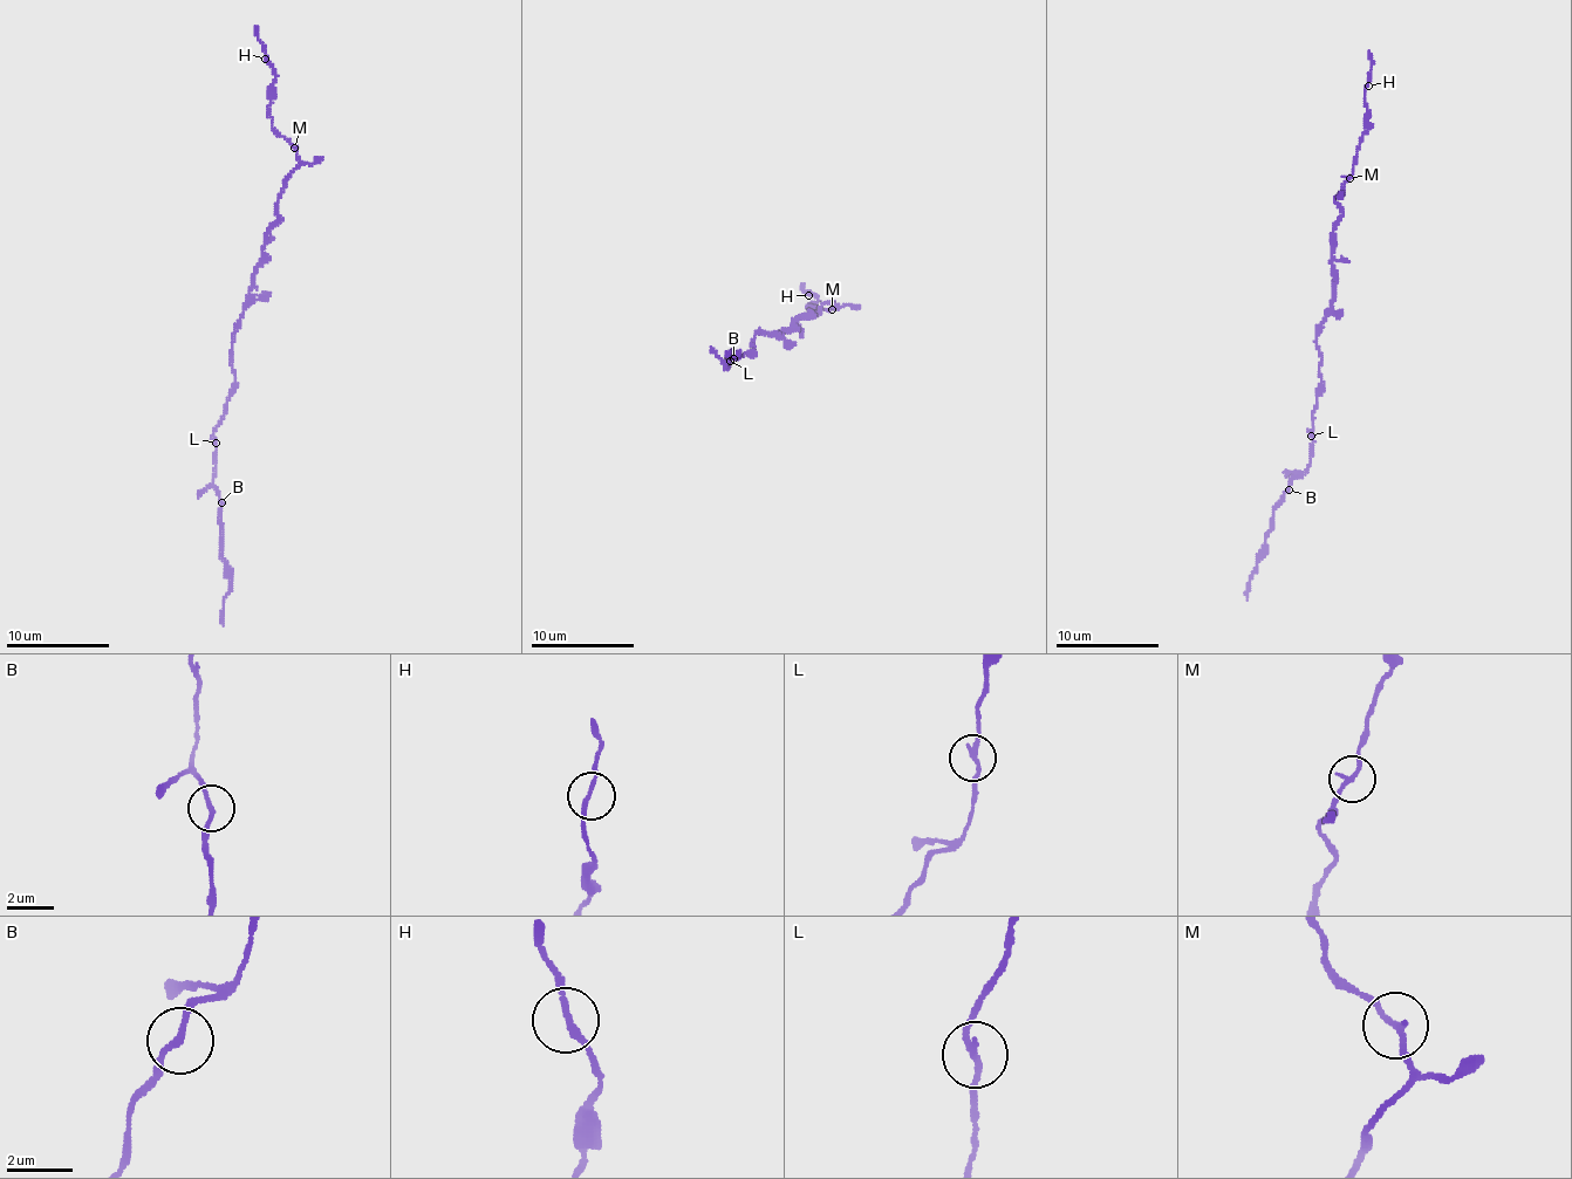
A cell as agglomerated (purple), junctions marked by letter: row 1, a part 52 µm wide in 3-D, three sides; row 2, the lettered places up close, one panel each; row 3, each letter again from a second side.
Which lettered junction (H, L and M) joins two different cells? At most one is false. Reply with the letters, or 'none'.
none

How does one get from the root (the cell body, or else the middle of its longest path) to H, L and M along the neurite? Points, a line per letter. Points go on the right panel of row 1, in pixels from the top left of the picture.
H: (1324, 322), (1334, 279), (1333, 230), (1342, 214), (1334, 197), (1353, 175), (1357, 146), (1367, 129), (1368, 86)
L: (1324, 322), (1317, 336), (1321, 358), (1321, 393), (1317, 397), (1310, 437)
M: (1324, 322), (1333, 299), (1333, 230), (1342, 214), (1334, 197), (1350, 178)

